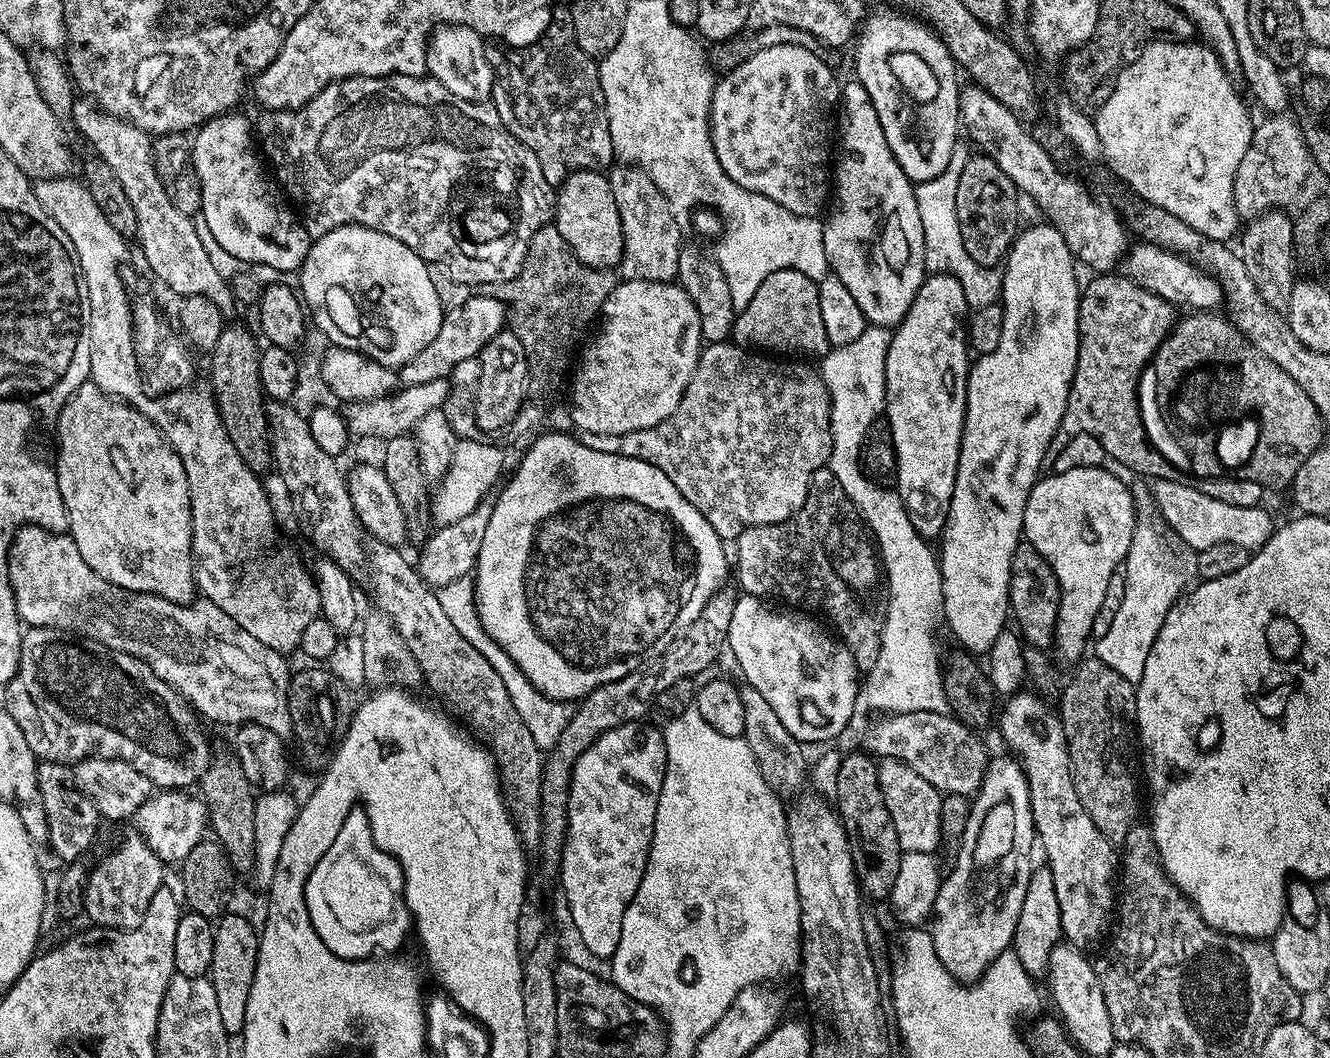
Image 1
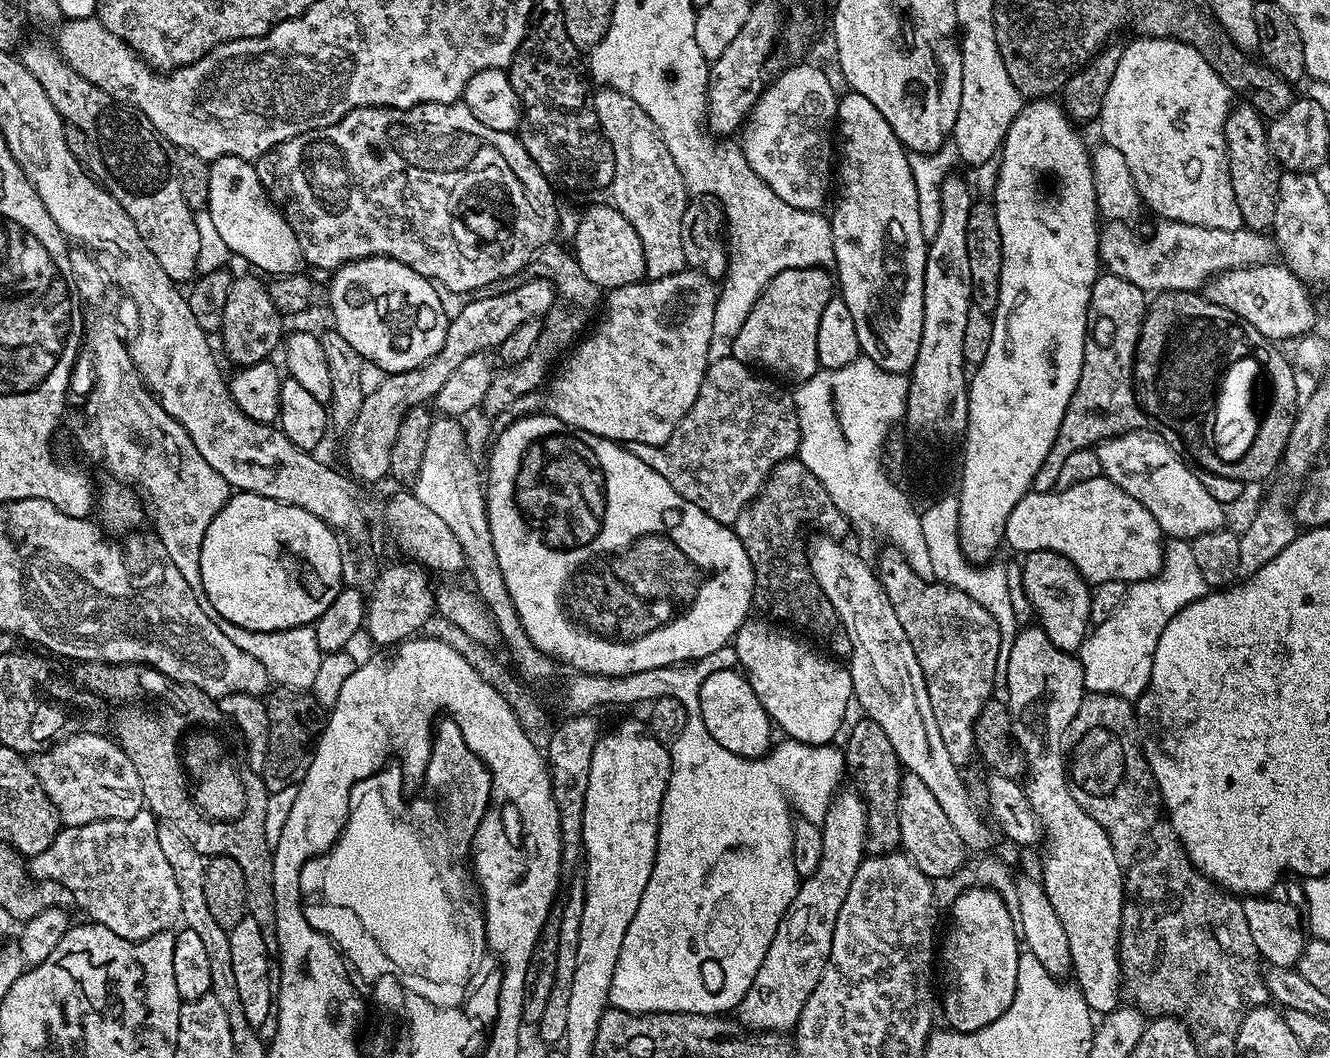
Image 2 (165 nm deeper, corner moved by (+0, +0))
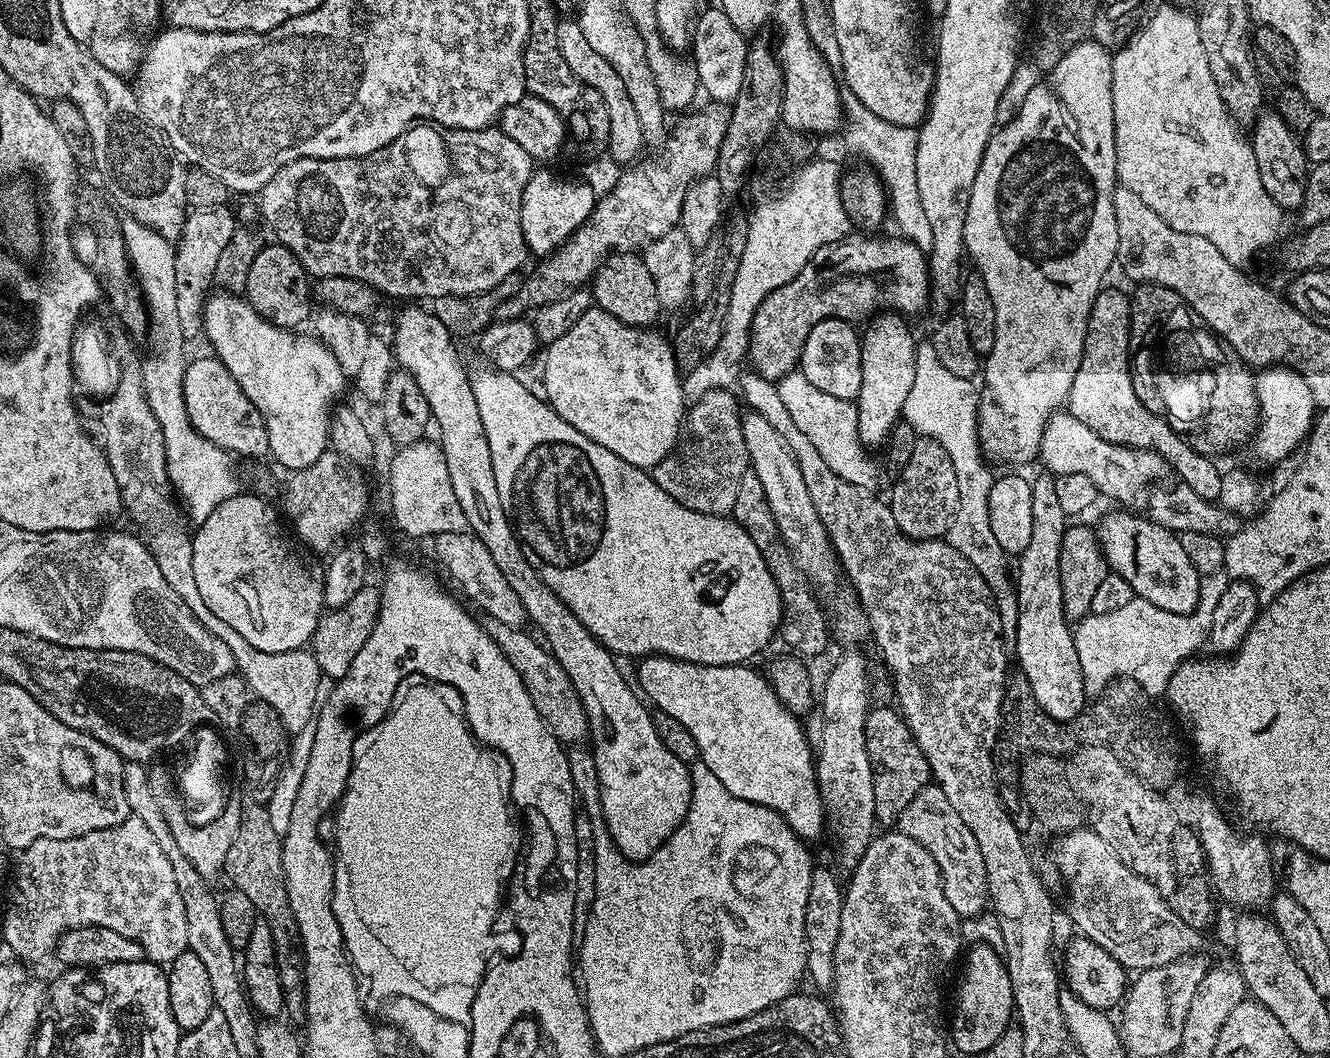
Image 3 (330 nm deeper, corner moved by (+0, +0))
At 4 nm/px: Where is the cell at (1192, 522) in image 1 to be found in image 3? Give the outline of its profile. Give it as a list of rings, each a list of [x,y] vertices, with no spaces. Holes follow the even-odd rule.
[[[1067,410],[1053,412],[1044,428],[1039,463],[1044,463],[1049,473],[1056,476],[1066,474],[1086,474],[1090,482],[1094,482],[1097,493],[1101,497],[1109,496],[1117,500],[1117,505],[1132,506],[1136,499],[1145,495],[1149,486],[1165,479],[1169,475],[1168,462],[1156,452],[1147,452],[1144,448],[1129,448],[1126,445],[1111,444],[1099,437],[1089,426],[1078,422]]]

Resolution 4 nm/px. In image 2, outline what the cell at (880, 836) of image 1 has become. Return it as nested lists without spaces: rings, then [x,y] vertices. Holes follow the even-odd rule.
[[[867,718],[852,728],[848,736],[848,745],[843,745],[844,767],[847,775],[854,783],[866,806],[866,842],[864,851],[868,856],[885,856],[900,848],[900,827],[898,826],[898,798],[900,797],[900,777],[902,765],[898,754],[894,754],[894,746],[890,746],[890,738],[886,738],[886,730],[878,726],[878,722]]]

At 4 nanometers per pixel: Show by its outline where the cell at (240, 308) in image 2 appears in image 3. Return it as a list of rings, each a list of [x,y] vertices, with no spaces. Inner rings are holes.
[[[265,243],[261,247],[254,263],[250,265],[250,278],[246,278],[243,295],[250,307],[259,316],[266,318],[266,322],[279,328],[296,330],[308,315],[307,320],[313,315],[314,288],[310,283],[308,271],[304,269],[302,262],[298,262],[294,253],[285,244],[271,243]]]

